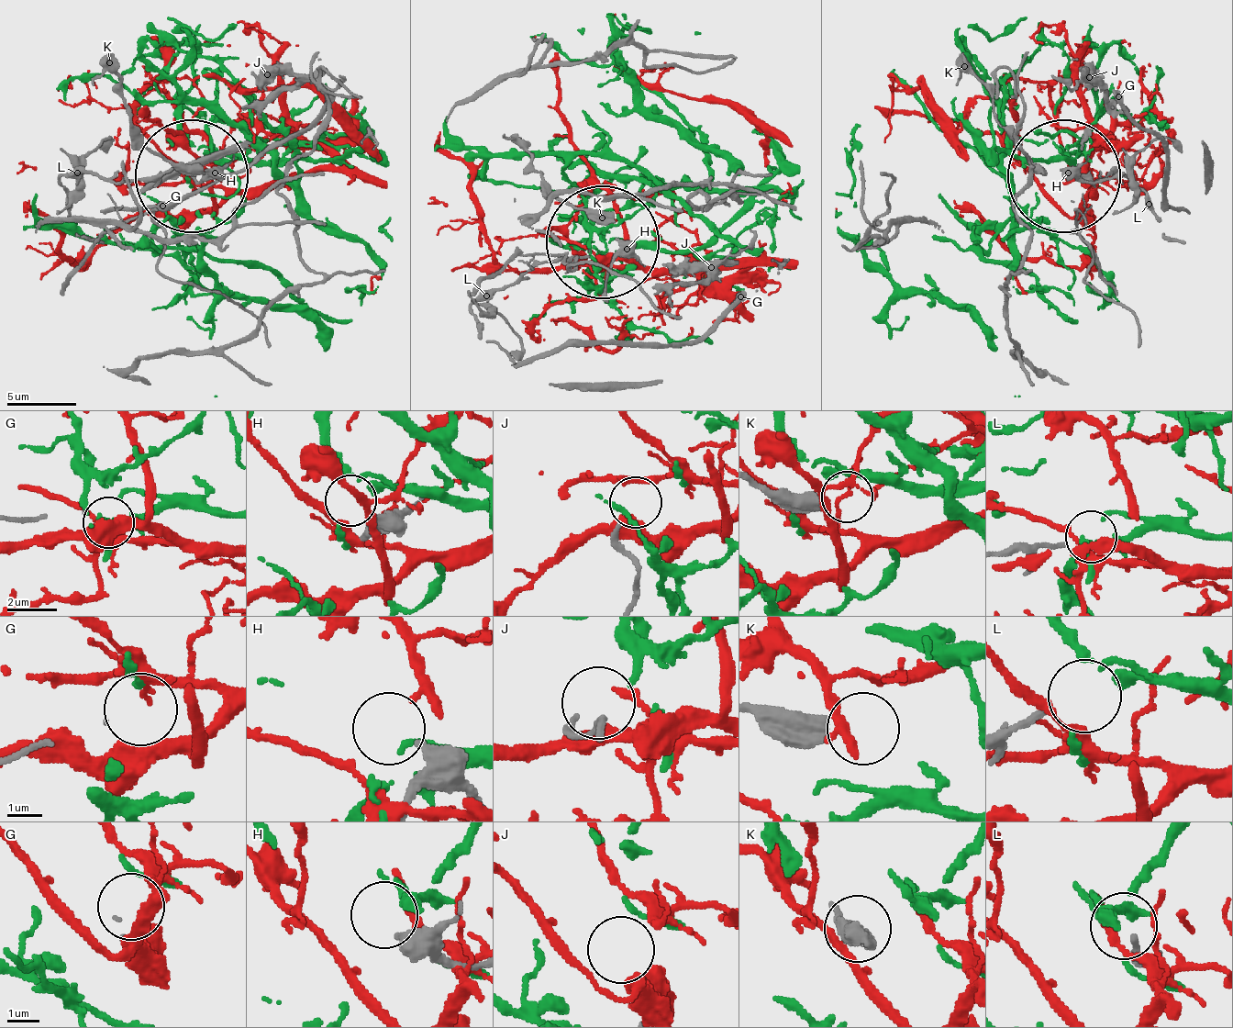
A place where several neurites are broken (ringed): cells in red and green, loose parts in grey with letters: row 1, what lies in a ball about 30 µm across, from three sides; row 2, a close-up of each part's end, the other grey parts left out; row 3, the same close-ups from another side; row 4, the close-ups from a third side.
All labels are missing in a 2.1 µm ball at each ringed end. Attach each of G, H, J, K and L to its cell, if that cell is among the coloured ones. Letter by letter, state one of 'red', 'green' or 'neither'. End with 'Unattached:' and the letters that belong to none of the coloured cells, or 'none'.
G: neither
H: neither
J: neither
K: neither
L: green
Unattached: G, H, J, K

